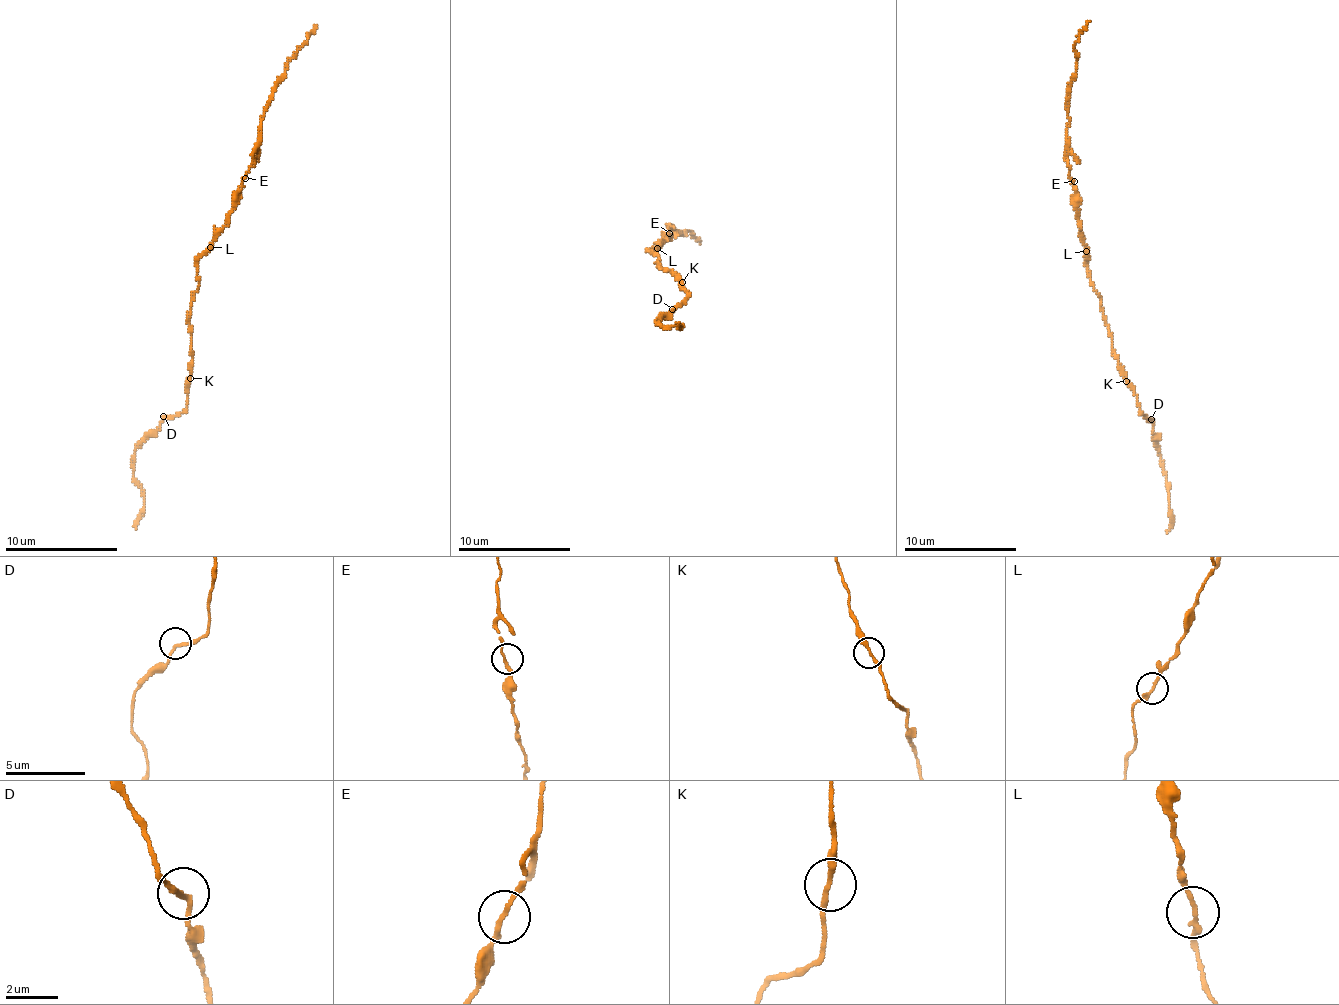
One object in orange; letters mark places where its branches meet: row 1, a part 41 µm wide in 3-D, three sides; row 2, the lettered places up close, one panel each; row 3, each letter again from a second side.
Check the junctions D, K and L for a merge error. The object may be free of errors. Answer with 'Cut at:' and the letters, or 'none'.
Cut at: none

